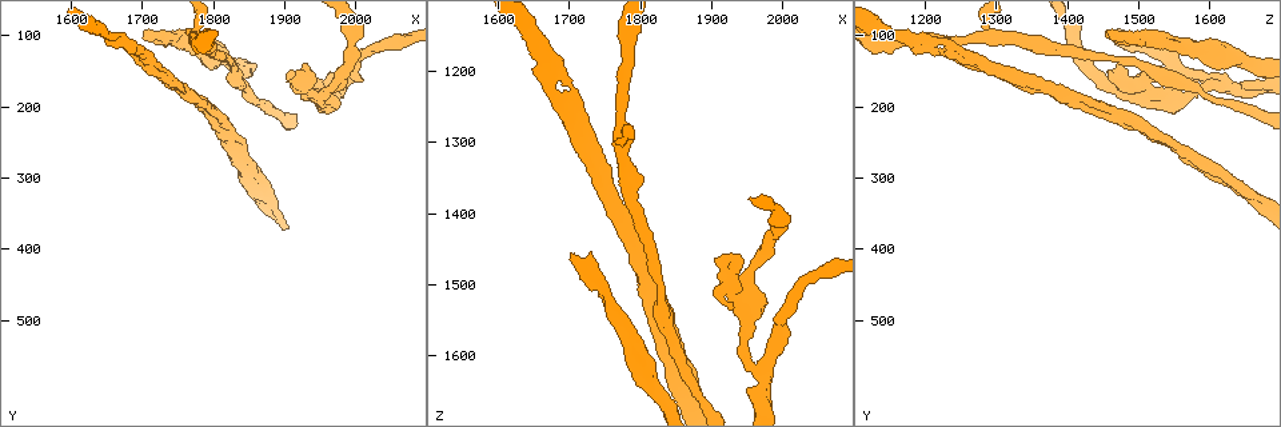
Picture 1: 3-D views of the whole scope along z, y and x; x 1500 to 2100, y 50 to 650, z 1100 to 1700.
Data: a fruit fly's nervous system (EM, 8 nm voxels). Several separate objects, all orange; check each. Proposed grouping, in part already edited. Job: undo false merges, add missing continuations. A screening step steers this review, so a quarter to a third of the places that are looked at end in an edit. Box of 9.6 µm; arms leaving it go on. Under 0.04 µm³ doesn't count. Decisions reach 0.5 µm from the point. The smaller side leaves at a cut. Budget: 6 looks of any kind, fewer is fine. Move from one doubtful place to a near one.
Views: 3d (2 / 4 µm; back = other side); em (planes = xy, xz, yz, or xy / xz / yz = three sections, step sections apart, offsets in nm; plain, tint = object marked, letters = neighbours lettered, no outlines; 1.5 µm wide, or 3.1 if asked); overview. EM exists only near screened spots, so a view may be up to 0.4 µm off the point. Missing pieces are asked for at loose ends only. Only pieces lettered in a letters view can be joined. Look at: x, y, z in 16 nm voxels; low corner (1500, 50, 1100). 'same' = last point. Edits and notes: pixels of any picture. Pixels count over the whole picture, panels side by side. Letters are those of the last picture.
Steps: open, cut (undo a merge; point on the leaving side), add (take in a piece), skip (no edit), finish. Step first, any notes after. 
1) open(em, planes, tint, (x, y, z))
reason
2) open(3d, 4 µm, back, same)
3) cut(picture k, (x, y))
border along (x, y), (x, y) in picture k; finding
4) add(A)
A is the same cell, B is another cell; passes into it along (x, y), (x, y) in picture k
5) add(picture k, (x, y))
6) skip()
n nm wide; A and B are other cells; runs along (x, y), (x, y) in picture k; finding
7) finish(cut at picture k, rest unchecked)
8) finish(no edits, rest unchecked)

open(3d, 2 µm, (1700, 95, 1455))
free end

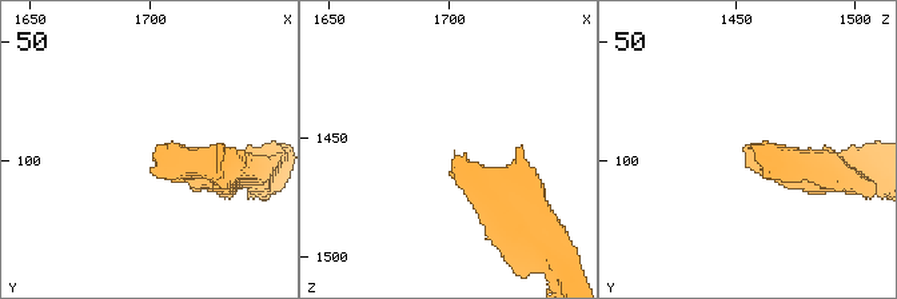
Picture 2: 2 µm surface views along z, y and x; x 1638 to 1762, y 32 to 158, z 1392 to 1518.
open(em, planes, letters, (1703, 93, 1459))

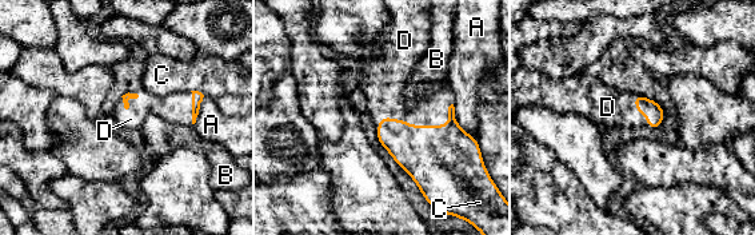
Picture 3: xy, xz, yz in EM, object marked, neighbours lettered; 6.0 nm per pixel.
add(D)
D is the same cell, A, B and C are other cells; passes into it along (127, 96), (127, 102), (131, 119) in picture 3; it goes on there

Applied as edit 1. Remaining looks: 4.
open(overview)
see it whole again

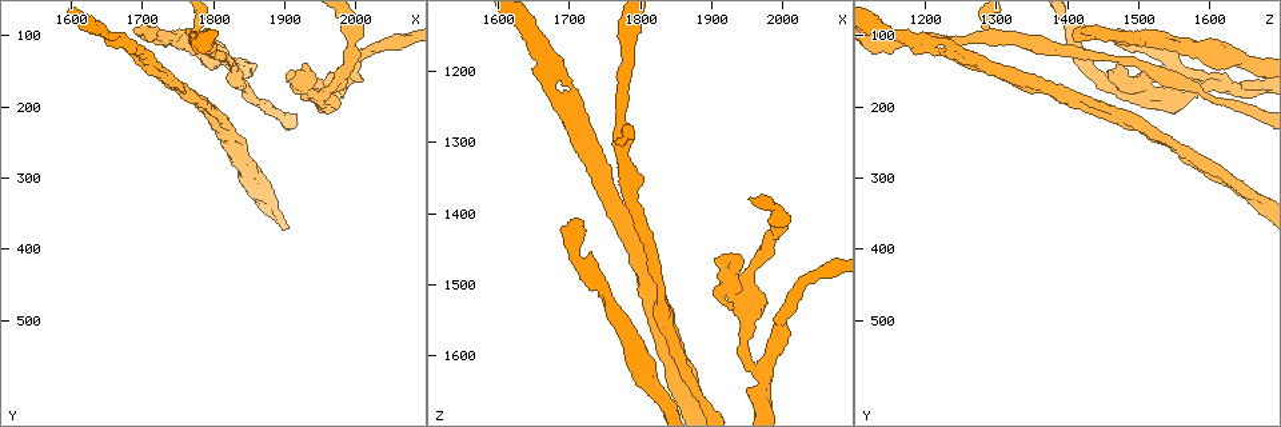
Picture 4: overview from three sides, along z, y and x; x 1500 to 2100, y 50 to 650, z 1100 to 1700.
open(em, planes, tint, (1775, 105, 1285))
three arms meet

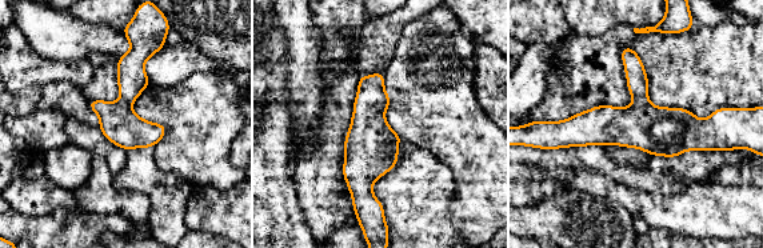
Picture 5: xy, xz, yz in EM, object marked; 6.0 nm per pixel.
open(em, planes, letters, same)
what lies round it

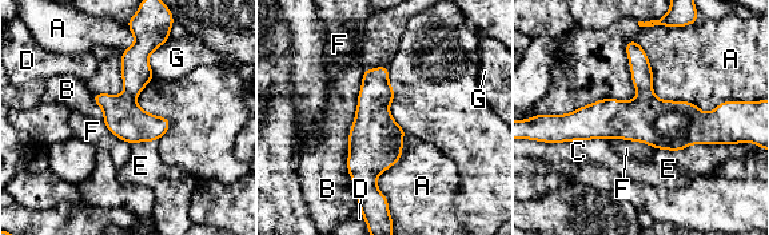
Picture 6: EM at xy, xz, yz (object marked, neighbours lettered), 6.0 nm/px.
skip()
A, B, C, D, E, F and G are other cells; runs along (634, 46), (646, 96), (720, 140) in picture 6; one cell here

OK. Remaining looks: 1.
finish(add at picture 3, rest unchecked)

